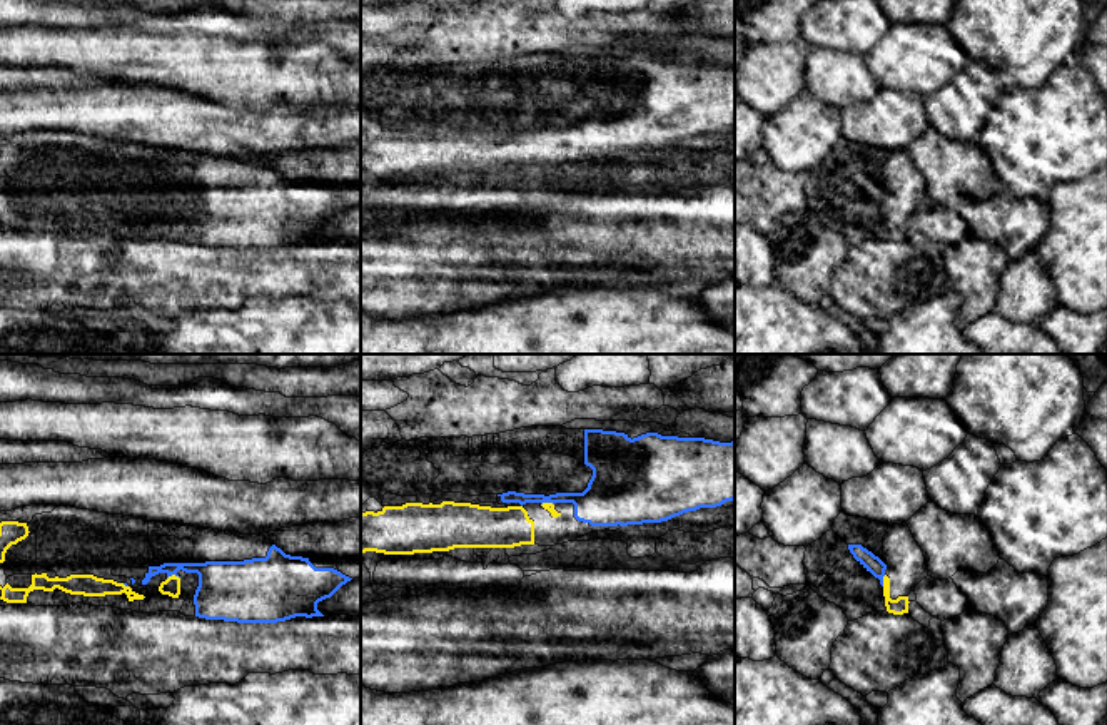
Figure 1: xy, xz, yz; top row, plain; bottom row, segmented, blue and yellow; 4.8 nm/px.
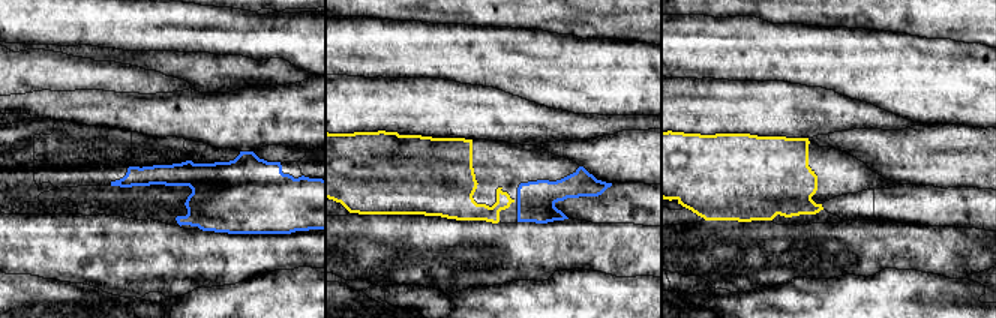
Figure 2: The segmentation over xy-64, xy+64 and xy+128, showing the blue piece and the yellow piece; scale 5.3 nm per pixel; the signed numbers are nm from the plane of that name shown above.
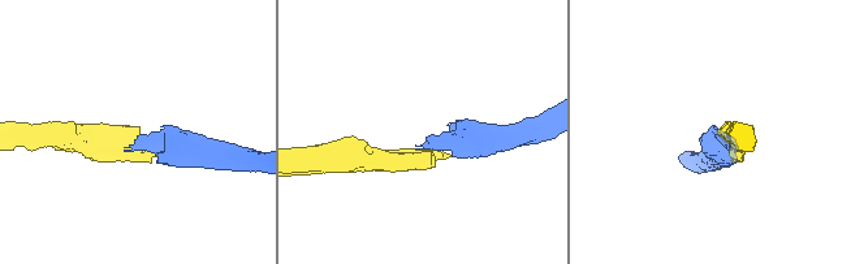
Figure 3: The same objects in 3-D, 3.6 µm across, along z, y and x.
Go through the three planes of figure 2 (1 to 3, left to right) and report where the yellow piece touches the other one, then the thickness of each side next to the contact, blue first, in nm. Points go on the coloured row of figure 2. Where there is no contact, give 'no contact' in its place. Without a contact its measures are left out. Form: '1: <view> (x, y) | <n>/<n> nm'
1: no contact
2: no contact
3: no contact

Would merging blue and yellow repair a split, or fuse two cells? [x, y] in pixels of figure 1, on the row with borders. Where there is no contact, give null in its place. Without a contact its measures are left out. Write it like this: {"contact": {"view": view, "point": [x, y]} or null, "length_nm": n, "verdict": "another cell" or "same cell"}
{"contact": {"view": "xy", "point": [172, 573]}, "length_nm": 60, "verdict": "same cell"}

